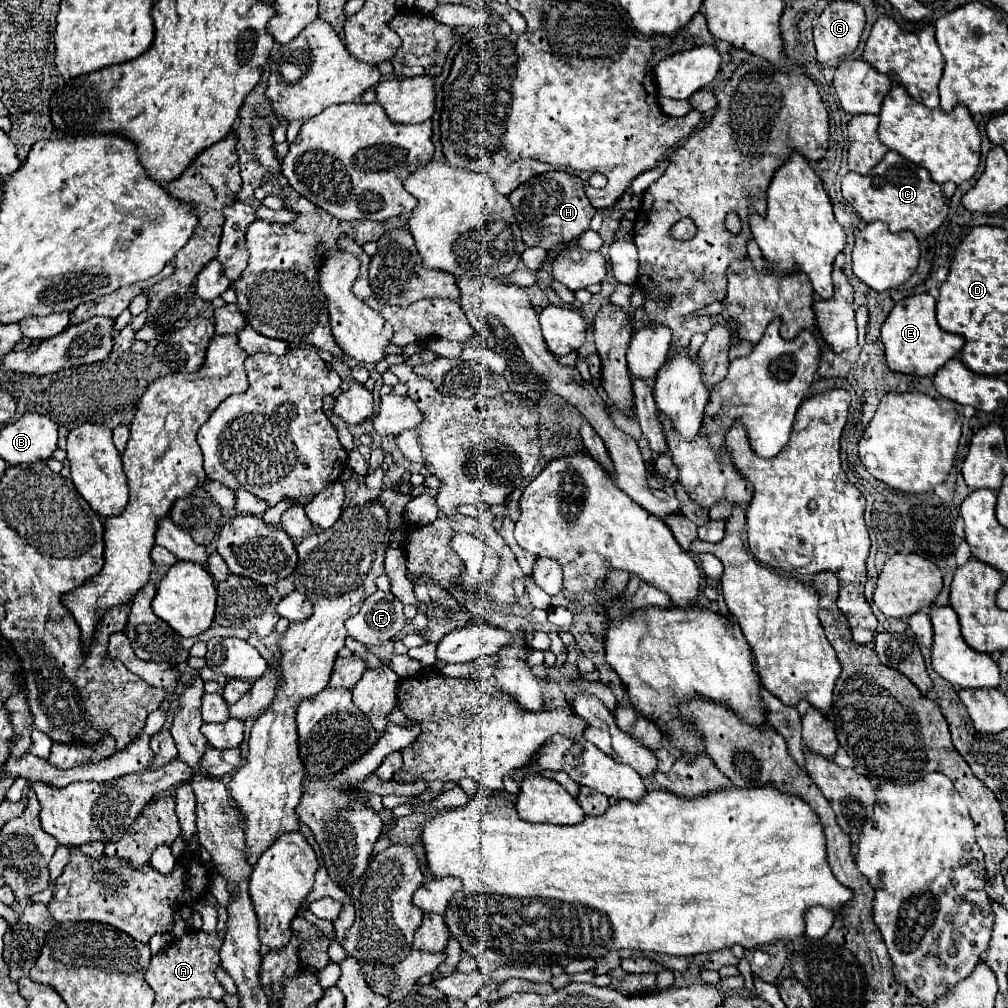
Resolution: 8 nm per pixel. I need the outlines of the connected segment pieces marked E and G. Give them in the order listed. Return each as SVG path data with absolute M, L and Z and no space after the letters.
M929 293L911 295L903 301L899 301L889 317L885 319L885 325L881 329L881 339L885 345L887 365L891 371L899 373L911 373L911 375L933 375L937 369L941 369L949 359L957 357L963 349L963 339L959 335L943 331L935 321L935 299Z
M853 1L829 3L819 15L819 23L813 27L817 63L851 55L859 45L863 27L865 13L861 5Z

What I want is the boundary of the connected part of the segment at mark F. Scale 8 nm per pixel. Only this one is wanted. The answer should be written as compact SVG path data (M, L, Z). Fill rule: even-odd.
M375 591L365 599L361 611L345 621L349 637L363 645L381 645L393 639L405 625L403 603L393 595Z

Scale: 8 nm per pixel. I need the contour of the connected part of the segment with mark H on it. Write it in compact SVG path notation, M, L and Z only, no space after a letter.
M549 171L531 177L509 195L509 203L515 209L515 219L521 227L523 243L527 247L539 245L545 251L575 241L581 233L589 229L591 217L595 215L595 209L585 197L581 179L565 171Z

